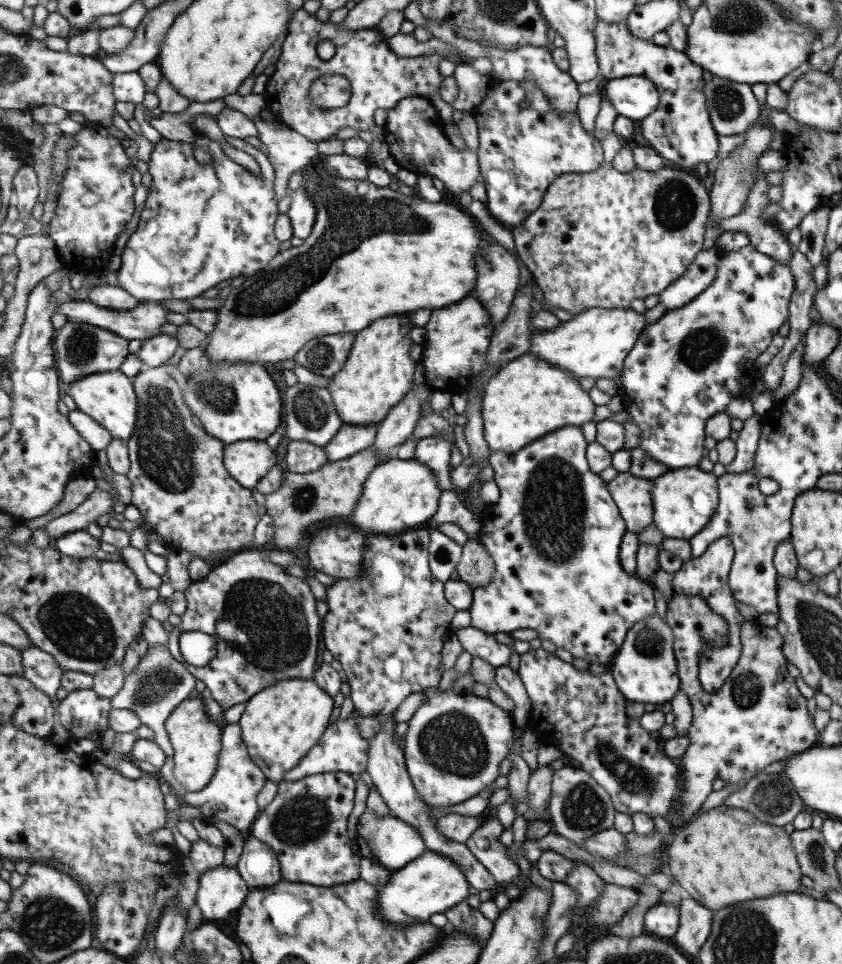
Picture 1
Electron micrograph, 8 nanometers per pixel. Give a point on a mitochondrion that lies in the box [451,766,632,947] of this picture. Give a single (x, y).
(584, 809)

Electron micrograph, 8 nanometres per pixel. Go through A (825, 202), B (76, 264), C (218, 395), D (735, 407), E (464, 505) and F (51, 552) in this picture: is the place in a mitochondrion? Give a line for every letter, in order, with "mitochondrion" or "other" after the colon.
A: other
B: other
C: mitochondrion
D: other
E: other
F: other

